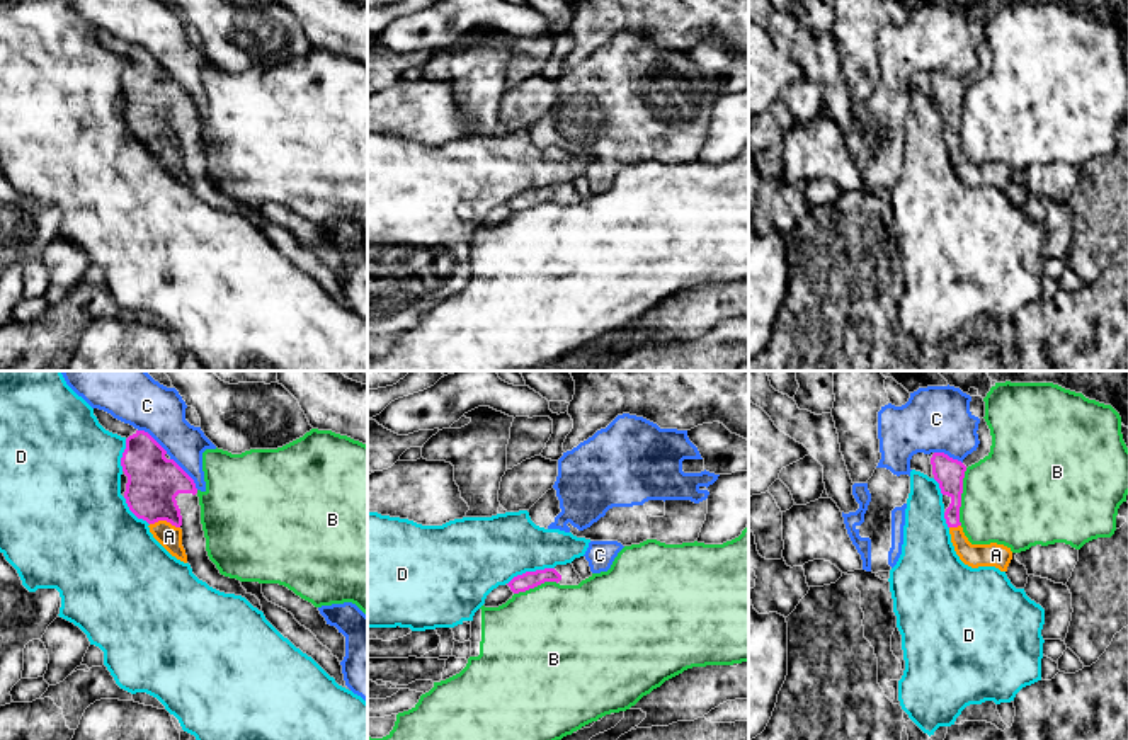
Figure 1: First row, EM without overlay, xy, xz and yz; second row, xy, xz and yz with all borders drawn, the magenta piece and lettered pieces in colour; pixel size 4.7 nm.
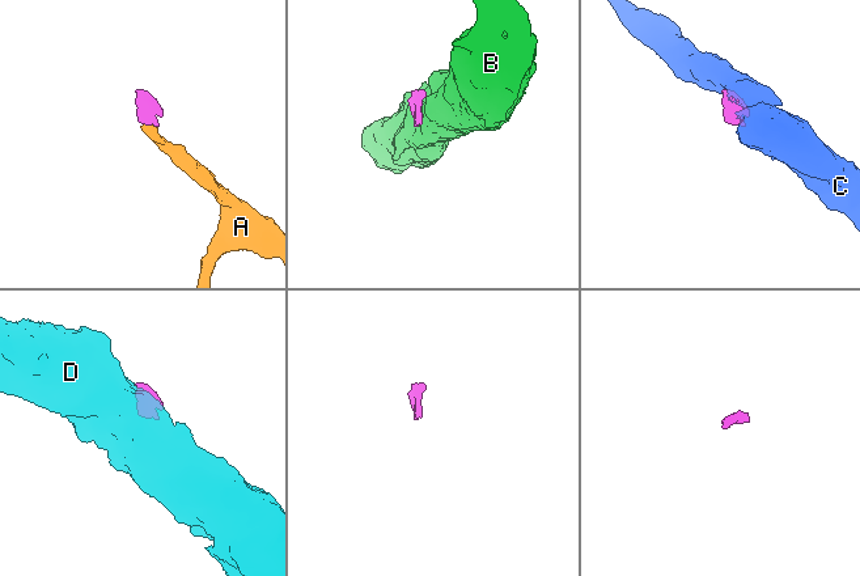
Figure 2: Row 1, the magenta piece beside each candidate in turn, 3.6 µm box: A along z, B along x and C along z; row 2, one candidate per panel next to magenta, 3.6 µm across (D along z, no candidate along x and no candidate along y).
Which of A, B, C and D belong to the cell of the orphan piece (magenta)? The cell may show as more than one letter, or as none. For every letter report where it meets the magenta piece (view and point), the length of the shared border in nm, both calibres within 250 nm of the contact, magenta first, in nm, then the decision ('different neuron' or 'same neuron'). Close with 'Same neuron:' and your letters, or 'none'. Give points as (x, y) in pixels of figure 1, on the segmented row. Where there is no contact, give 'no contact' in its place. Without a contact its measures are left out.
A: contact xy (165, 519); length 150 nm; calibres 260 and 110 nm; same neuron
B: contact yz (960, 497); length 280 nm; calibres 140 and 460 nm; different neuron
C: contact xy (186, 473); length 200 nm; calibres 260 and 190 nm; different neuron
D: contact xz (529, 572); length 240 nm; calibres 80 and 360 nm; different neuron
Same neuron: A

